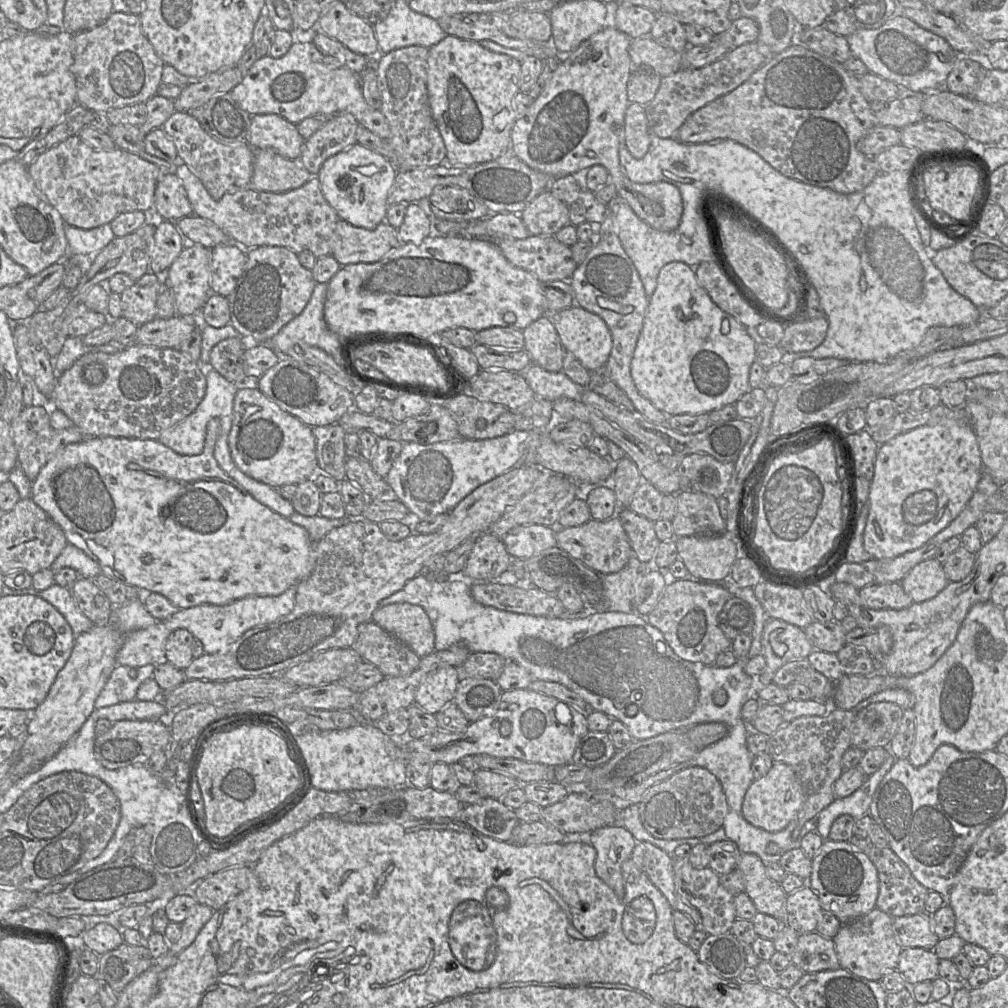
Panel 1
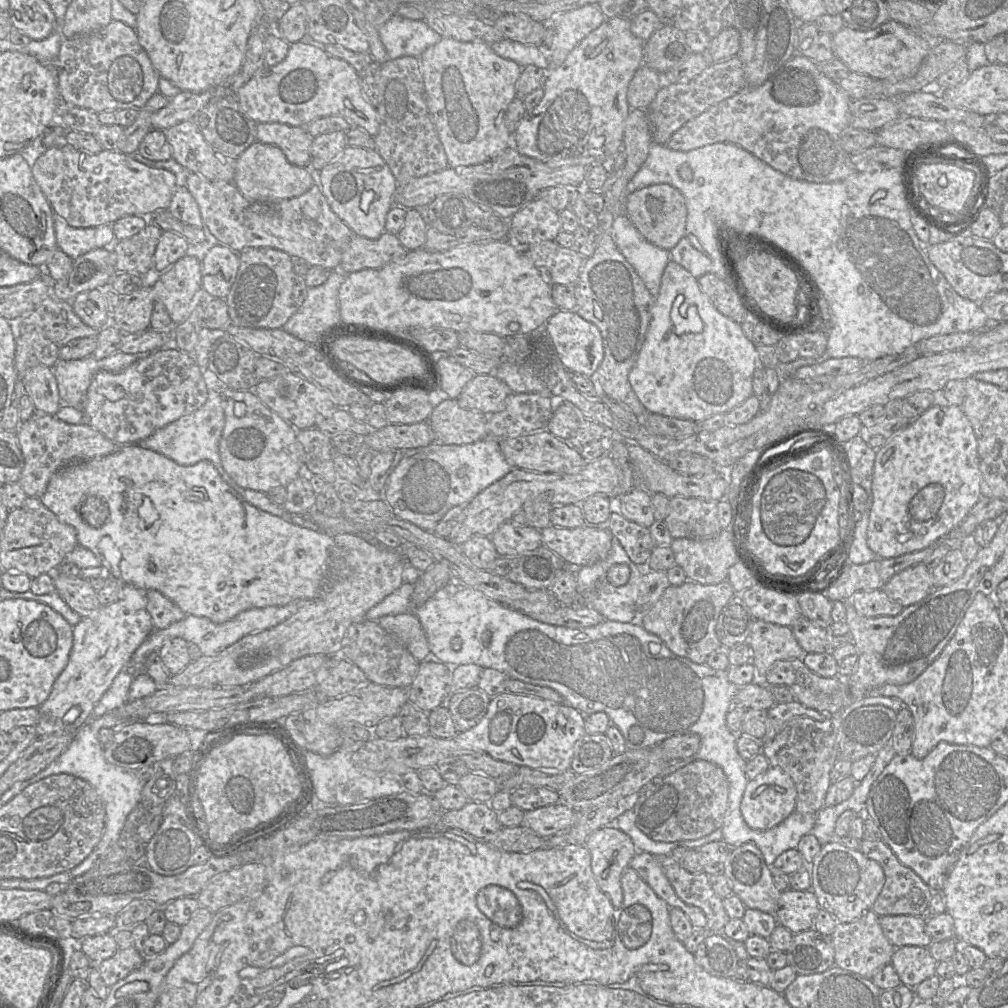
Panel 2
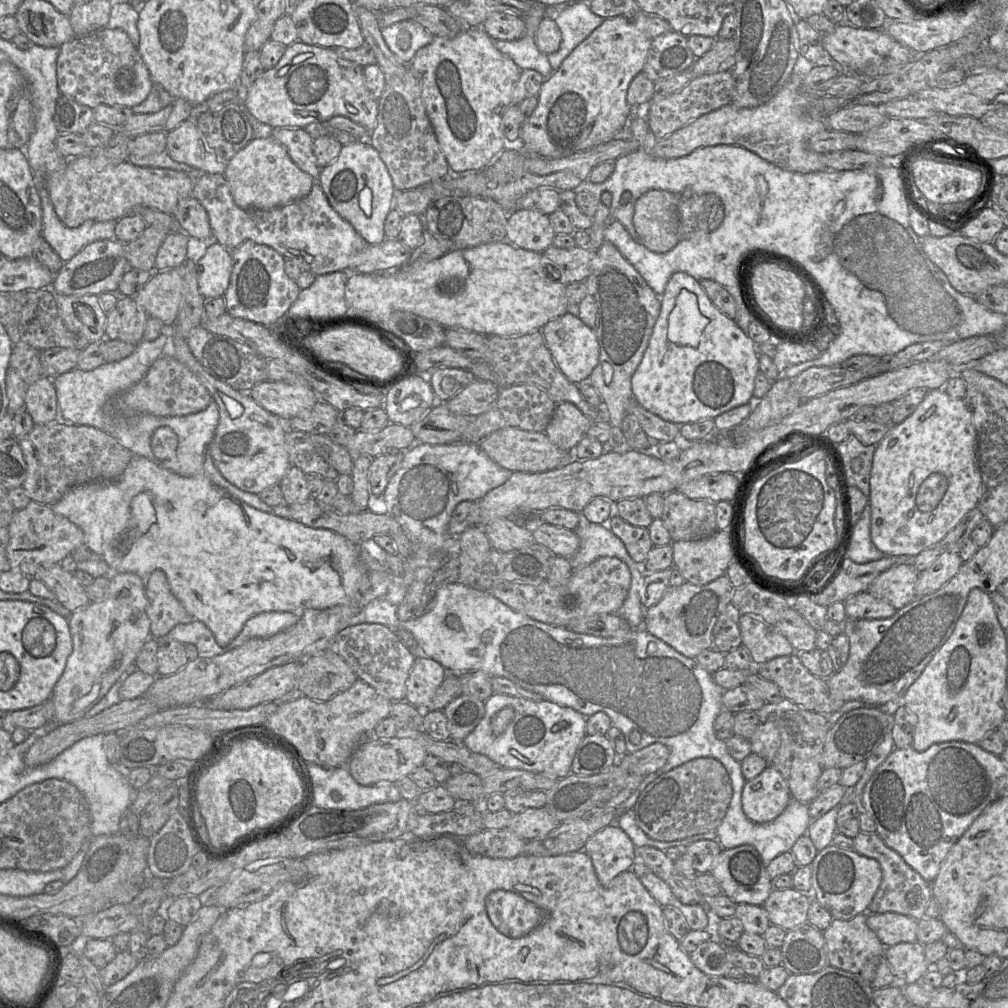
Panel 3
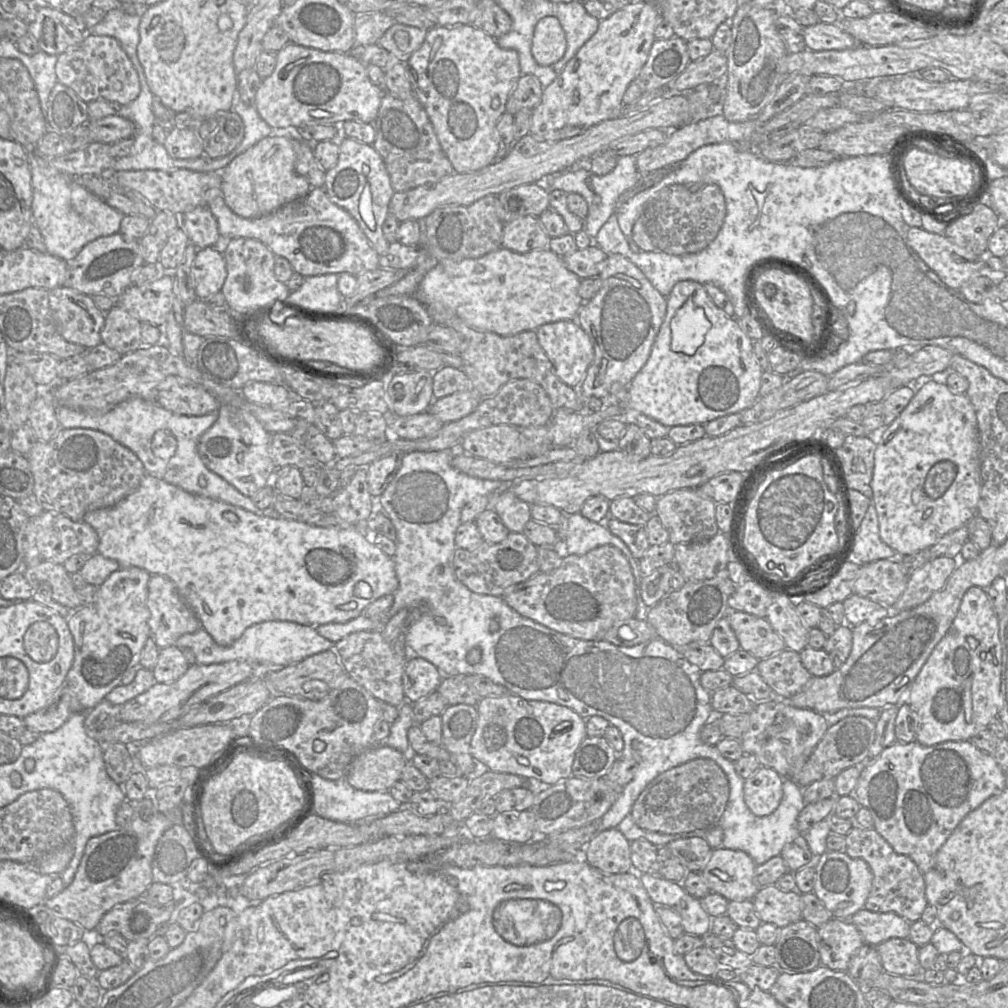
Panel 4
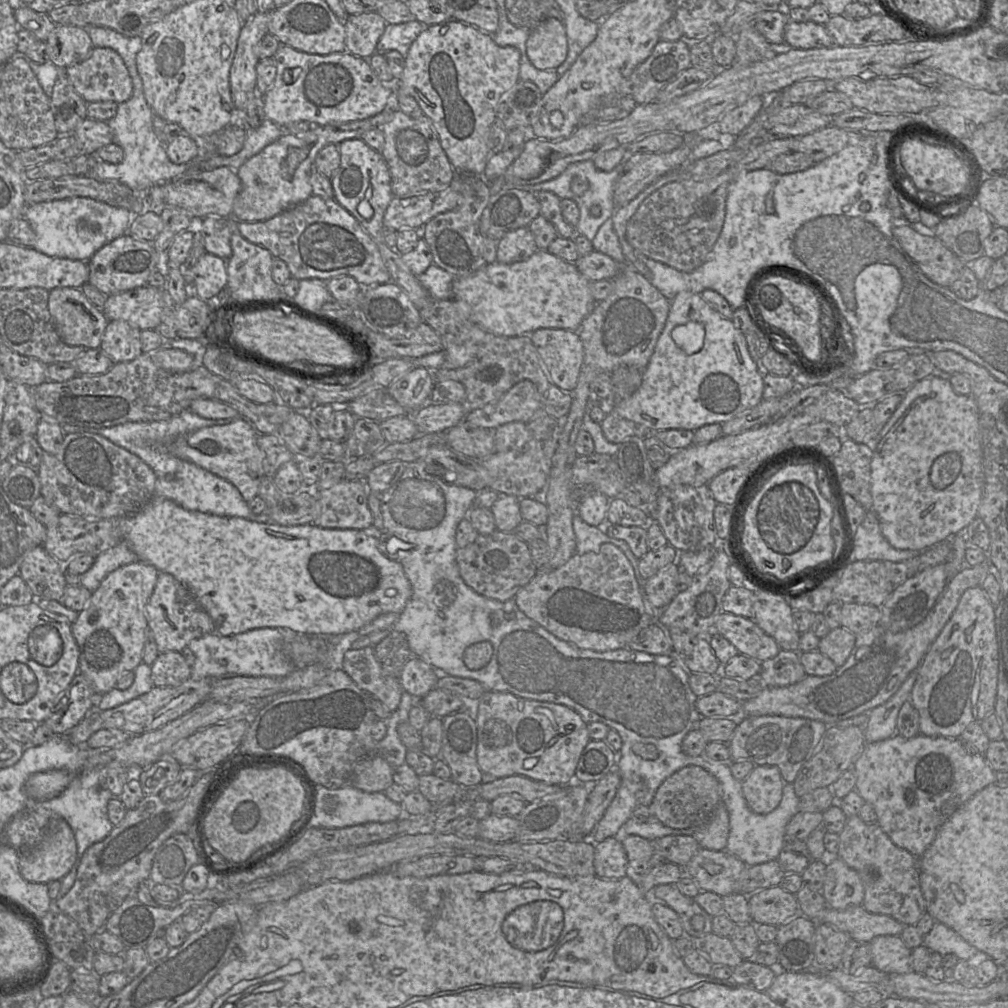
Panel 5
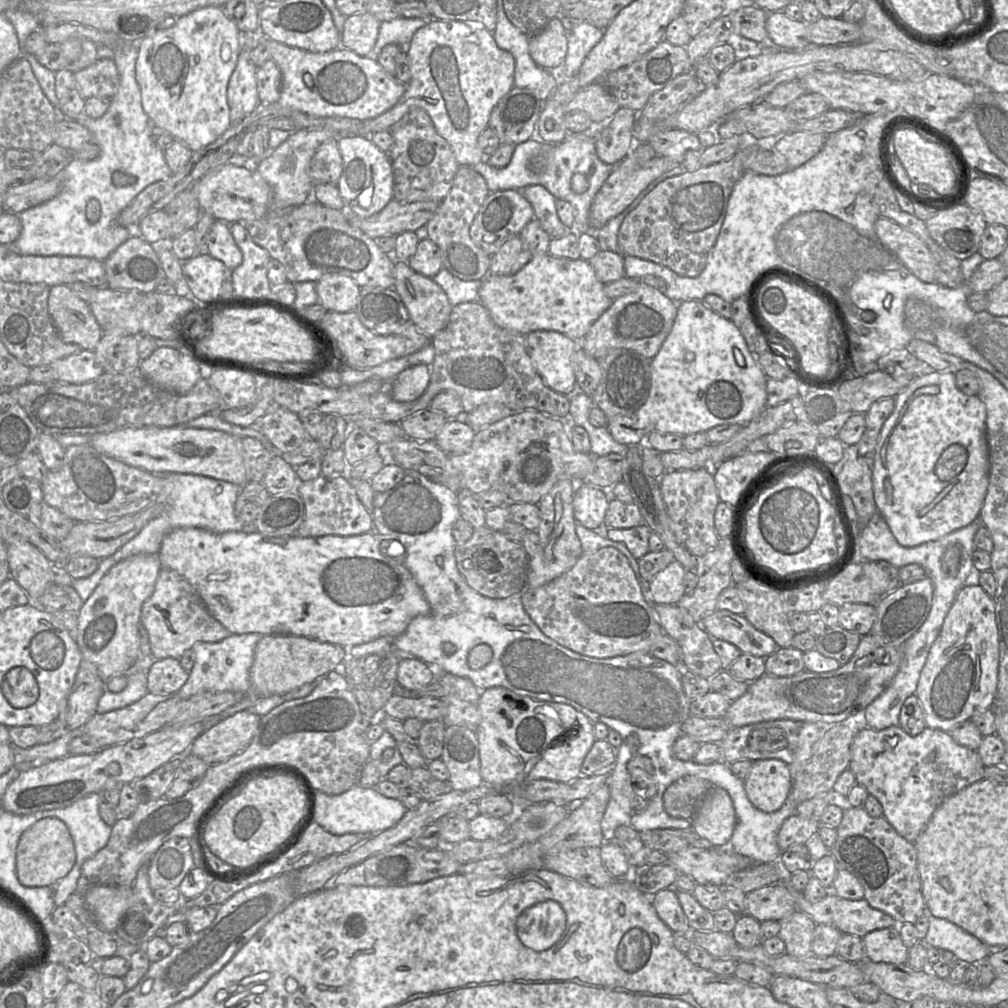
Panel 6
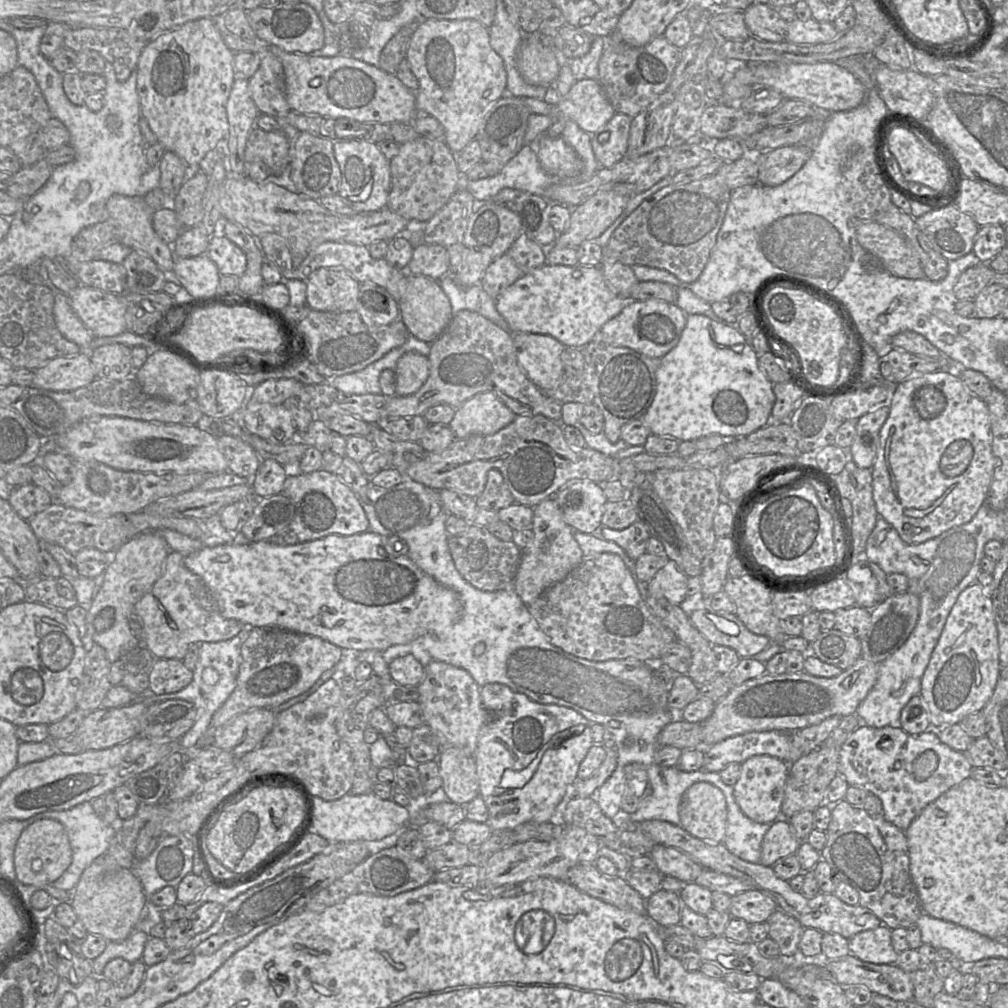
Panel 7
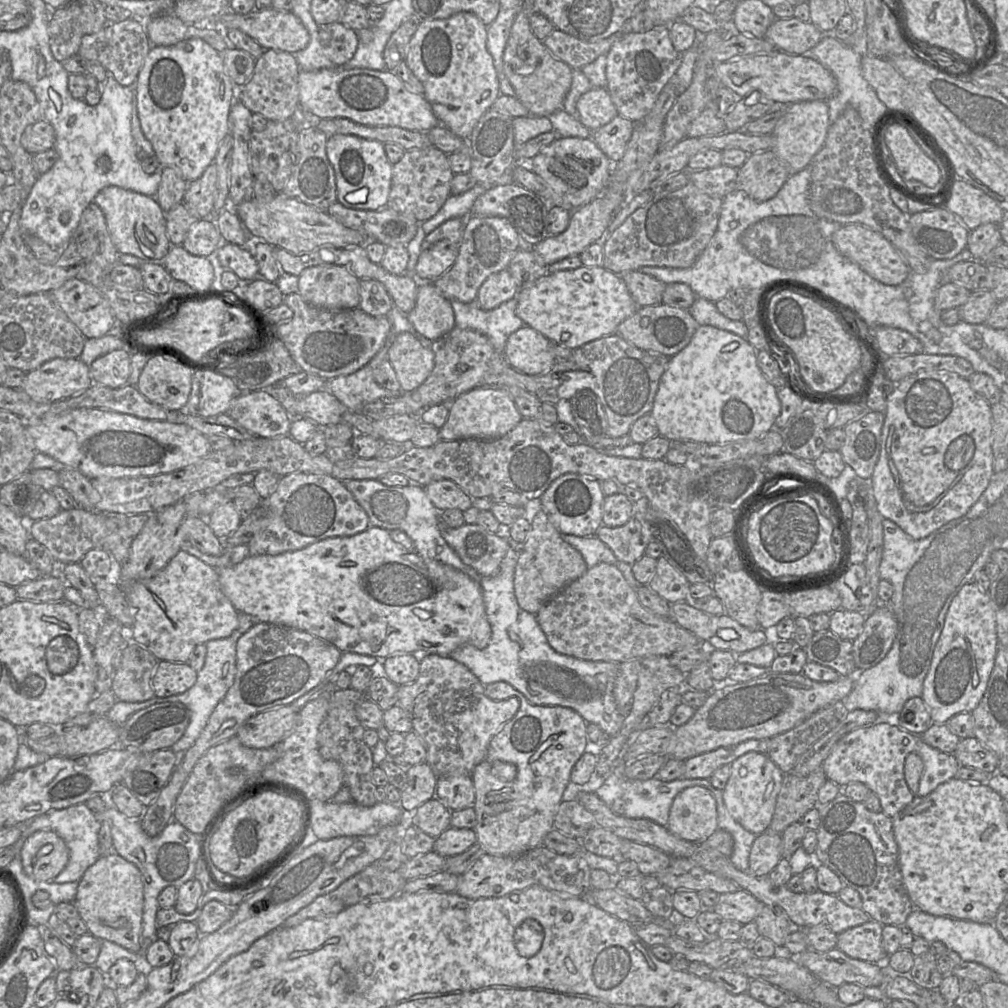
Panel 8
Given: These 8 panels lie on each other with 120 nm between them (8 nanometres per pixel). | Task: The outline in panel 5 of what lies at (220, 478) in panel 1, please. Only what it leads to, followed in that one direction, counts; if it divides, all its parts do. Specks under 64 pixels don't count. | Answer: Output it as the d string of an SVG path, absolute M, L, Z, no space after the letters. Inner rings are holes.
M154 496L149 502L147 502L140 510L136 513L127 515L122 518L105 518L105 519L119 519L119 531L120 531L120 541L124 541L128 547L137 555L138 560L144 561L153 565L159 572L166 572L171 574L174 578L176 578L181 584L183 584L197 599L200 605L206 610L211 619L214 622L215 630L214 632L221 636L232 636L236 634L240 634L252 629L258 628L279 628L285 630L292 630L298 634L307 634L307 635L345 635L352 631L356 631L366 624L370 623L377 616L385 613L396 613L400 614L412 595L412 588L409 580L407 579L401 564L395 560L391 560L385 557L377 548L377 539L374 537L366 535L363 530L356 529L330 529L330 528L321 528L316 526L313 523L296 525L296 526L283 526L273 522L255 522L241 517L232 517L232 516L217 516L213 514L203 513L199 511L190 511L186 510L174 501L160 497Z

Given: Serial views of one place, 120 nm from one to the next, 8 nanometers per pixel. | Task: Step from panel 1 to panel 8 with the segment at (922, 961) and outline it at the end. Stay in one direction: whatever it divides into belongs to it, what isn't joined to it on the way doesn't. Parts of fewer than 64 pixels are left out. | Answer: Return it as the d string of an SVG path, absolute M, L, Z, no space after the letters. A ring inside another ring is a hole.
M870 920L838 934L837 947L849 957L871 963L886 963L888 954L882 945L881 923Z

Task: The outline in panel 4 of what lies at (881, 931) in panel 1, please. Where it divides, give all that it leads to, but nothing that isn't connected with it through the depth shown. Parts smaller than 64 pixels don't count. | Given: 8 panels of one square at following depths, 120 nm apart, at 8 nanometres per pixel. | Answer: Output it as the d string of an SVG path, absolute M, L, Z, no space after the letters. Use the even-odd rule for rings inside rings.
M831 918L817 928L821 964L846 971L857 950L865 944L857 927L848 919Z

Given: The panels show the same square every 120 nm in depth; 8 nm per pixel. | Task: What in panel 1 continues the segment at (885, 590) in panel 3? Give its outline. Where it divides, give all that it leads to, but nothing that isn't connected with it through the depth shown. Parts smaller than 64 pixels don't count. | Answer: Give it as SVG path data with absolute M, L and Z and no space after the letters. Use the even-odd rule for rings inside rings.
M933 557L914 566L900 583L912 601L919 603L935 597L949 581L942 563Z

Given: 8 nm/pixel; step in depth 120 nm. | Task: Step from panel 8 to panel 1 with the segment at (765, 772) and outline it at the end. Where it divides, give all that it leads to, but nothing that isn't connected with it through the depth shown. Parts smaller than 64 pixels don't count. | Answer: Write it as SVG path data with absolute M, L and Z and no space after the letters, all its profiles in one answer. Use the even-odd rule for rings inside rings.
M774 762L766 775L754 779L749 786L742 804L742 815L753 826L778 832L797 817L803 803L803 789L793 769L785 763Z

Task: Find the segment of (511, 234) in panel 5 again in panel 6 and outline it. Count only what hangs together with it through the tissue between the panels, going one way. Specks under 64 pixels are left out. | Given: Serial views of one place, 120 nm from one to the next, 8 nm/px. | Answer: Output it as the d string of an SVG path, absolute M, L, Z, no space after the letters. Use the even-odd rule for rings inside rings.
M519 235L507 240L491 256L489 274L511 276L522 269L532 258L532 254L522 242Z

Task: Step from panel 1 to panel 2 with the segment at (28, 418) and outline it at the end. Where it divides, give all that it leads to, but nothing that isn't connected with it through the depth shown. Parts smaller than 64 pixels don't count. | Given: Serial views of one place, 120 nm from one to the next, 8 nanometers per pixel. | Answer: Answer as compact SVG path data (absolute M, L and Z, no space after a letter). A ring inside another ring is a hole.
M35 412L29 420L21 422L15 433L24 459L18 483L30 497L40 498L51 477L60 469L110 455L119 449L118 444L87 423L68 424L54 415L39 412Z

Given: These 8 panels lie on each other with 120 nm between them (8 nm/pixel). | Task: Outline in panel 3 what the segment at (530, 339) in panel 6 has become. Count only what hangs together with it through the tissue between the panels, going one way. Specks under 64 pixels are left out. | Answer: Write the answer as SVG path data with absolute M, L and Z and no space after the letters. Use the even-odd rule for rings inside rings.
M576 308L549 321L543 328L545 343L560 371L573 383L588 382L599 362L599 343L595 333L576 315Z

